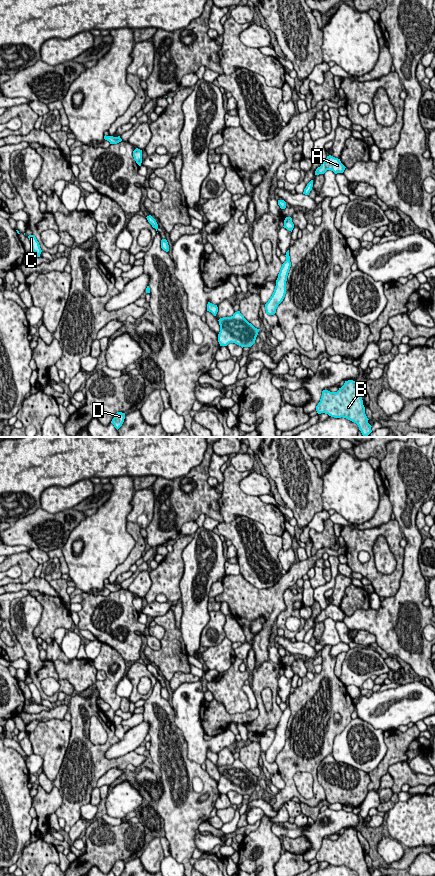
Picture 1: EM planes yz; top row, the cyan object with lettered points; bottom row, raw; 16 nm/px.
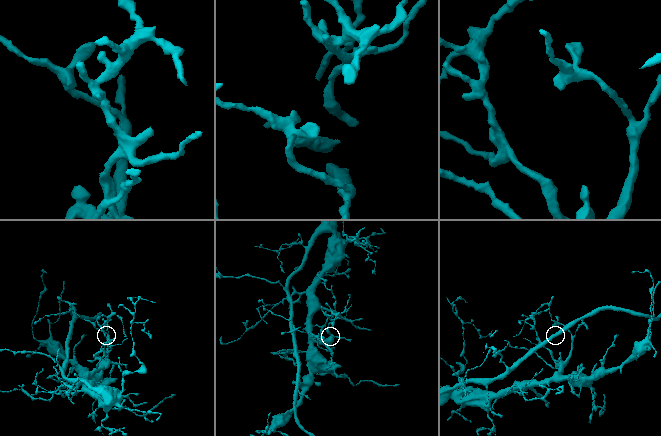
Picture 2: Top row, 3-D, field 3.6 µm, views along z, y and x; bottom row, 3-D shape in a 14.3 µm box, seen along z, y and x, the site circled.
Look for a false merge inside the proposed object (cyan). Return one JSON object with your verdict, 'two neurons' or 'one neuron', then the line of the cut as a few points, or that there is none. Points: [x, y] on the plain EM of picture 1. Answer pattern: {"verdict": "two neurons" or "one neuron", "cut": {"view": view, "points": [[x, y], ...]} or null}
{"verdict": "one neuron", "cut": null}

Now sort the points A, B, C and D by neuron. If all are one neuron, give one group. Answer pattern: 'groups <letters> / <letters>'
groups A B C D

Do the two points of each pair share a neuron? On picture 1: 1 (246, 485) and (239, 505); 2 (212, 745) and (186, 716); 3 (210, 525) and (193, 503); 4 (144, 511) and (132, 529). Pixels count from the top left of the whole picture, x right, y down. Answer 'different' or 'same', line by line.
1: different
2: same
3: different
4: different

